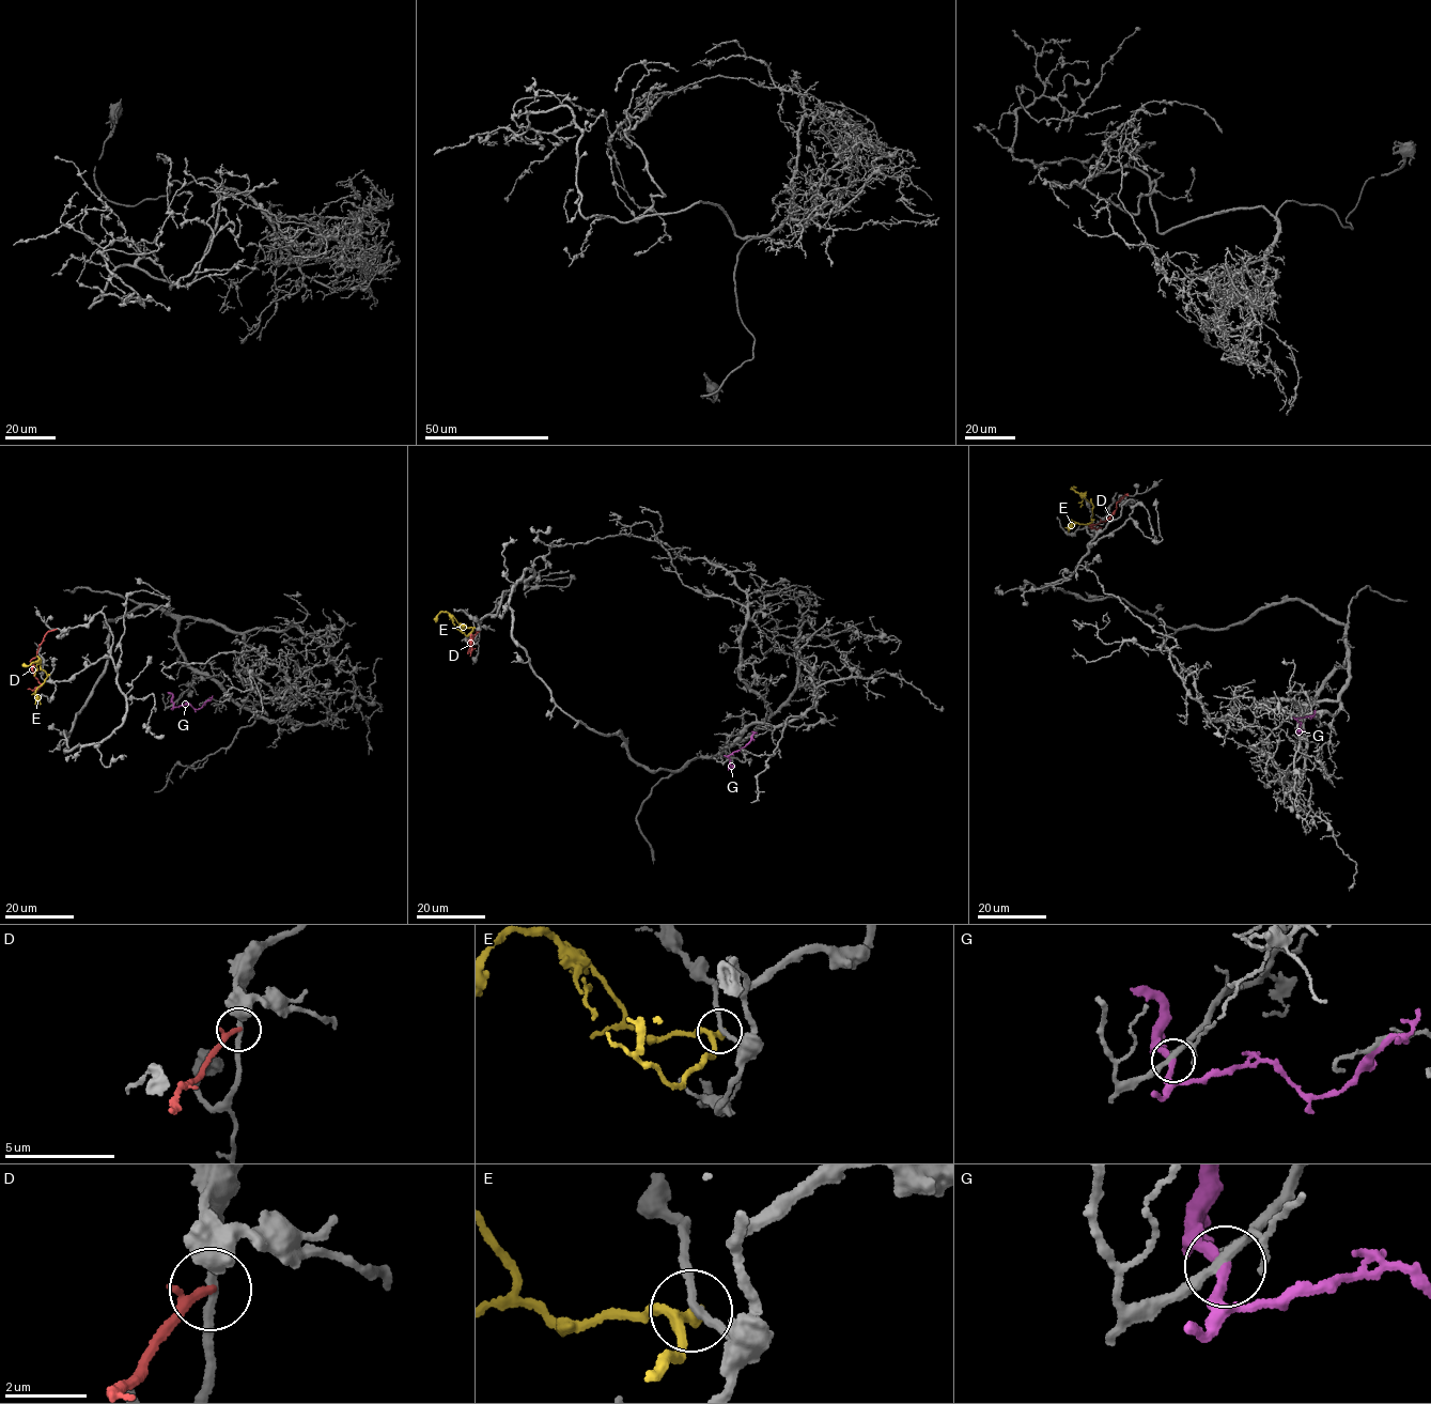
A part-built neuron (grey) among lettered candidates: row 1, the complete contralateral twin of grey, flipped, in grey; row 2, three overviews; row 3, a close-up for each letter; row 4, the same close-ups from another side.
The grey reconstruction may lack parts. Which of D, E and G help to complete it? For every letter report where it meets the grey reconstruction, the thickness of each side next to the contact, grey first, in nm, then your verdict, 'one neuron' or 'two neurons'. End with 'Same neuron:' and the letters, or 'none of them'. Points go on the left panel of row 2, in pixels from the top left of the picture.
D: meets grey at (57, 629); 190 nm thick on the grey side, 220 nm on the other; two neurons
E: meets grey at (49, 675); 180 nm thick on the grey side, 260 nm on the other; two neurons
G: meets grey at (174, 704); 200 nm thick on the grey side, 240 nm on the other; two neurons
Same neuron: none of them

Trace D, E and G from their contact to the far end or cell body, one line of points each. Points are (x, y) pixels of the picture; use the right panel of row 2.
D: (1128, 496), (1117, 503), (1116, 509), (1104, 521), (1089, 525), (1097, 529), (1101, 527)
E: (1092, 520), (1093, 505), (1071, 489), (1075, 488)
G: (1302, 718), (1296, 719), (1300, 724), (1297, 733), (1303, 729)

